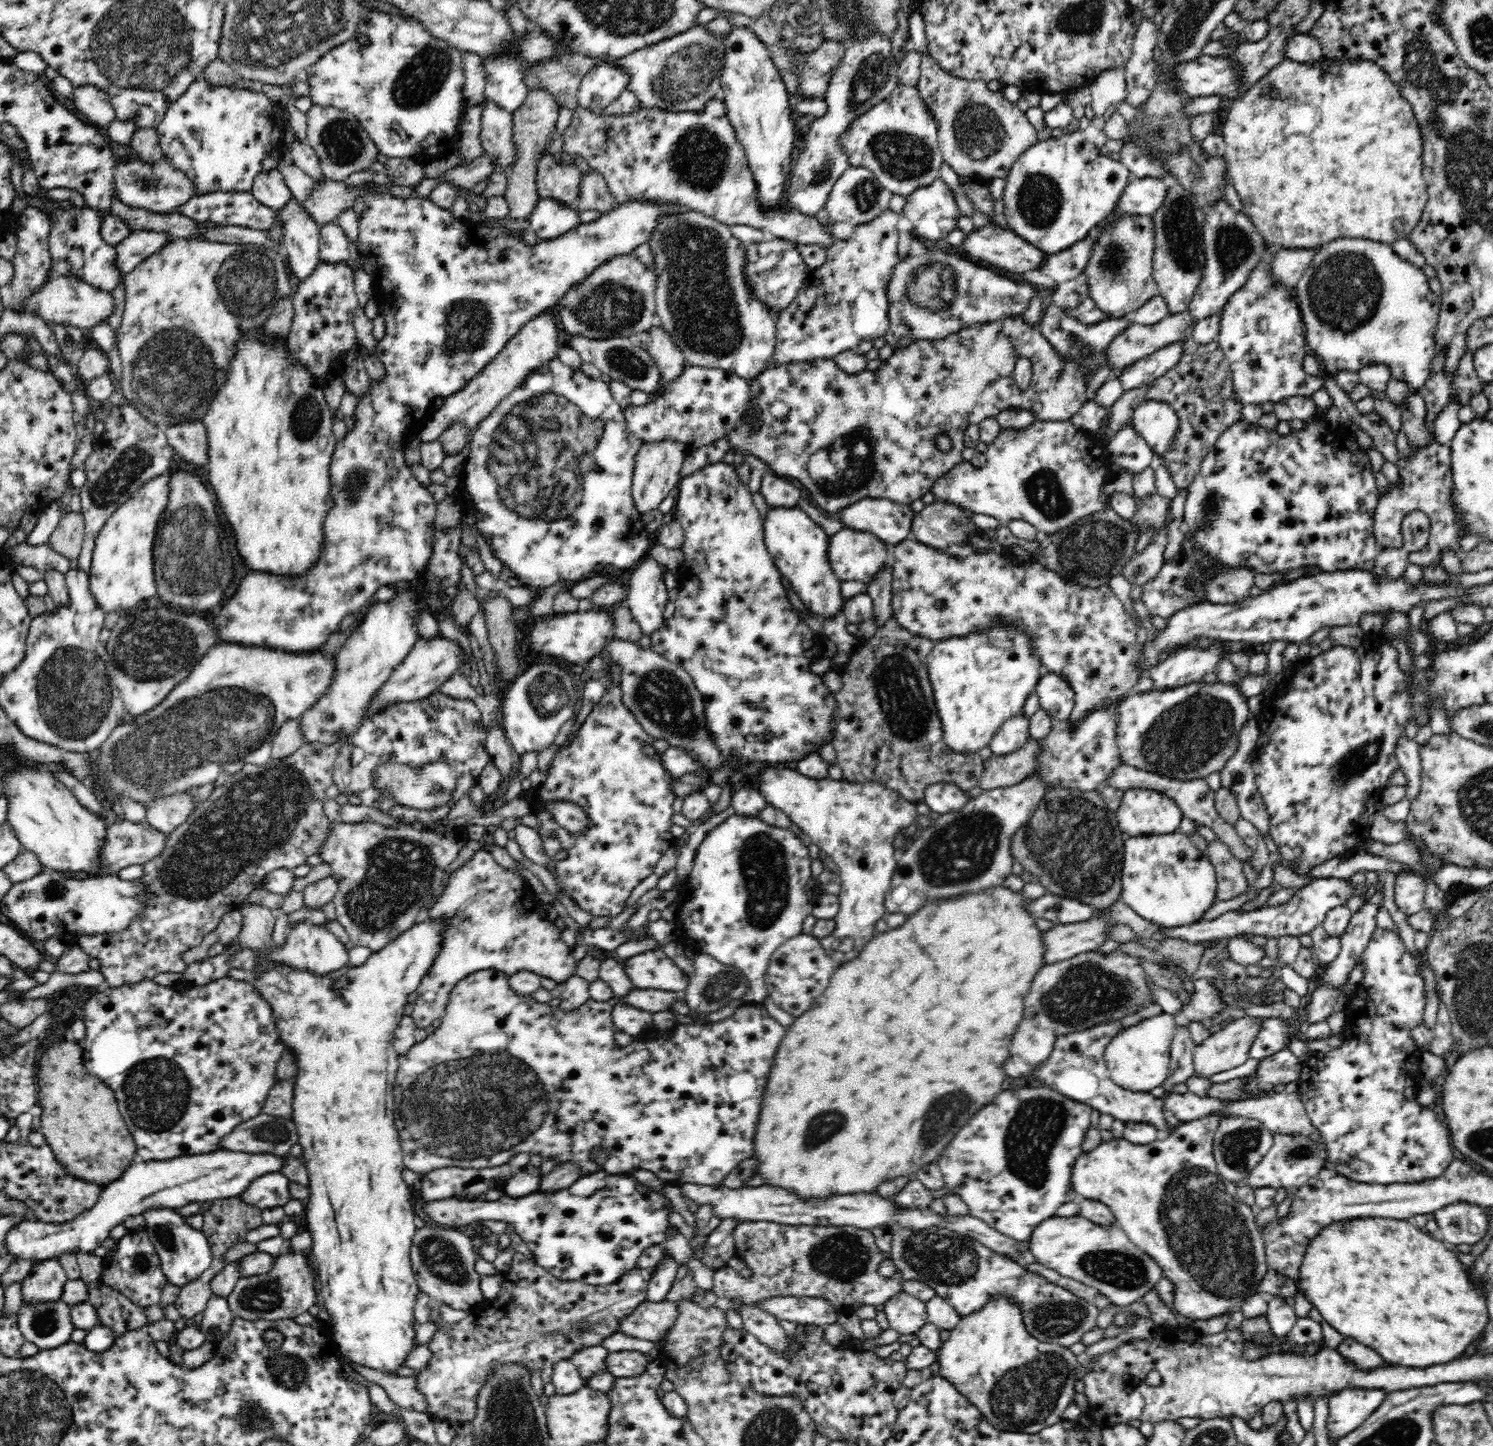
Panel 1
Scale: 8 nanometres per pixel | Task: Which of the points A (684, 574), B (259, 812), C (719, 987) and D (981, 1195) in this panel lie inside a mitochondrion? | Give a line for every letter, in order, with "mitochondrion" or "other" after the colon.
A: other
B: mitochondrion
C: mitochondrion
D: other

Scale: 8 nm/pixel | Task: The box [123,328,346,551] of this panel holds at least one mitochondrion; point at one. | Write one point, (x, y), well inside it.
(305, 417)

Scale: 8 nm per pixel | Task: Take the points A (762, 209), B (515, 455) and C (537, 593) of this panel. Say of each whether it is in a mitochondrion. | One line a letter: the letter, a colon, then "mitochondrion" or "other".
A: other
B: mitochondrion
C: other

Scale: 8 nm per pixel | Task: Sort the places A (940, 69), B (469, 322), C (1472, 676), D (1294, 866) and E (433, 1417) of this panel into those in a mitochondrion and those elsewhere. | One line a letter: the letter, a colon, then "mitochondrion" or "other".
A: other
B: mitochondrion
C: other
D: other
E: other

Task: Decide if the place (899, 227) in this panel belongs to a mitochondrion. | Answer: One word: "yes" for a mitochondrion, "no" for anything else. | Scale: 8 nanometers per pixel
no

